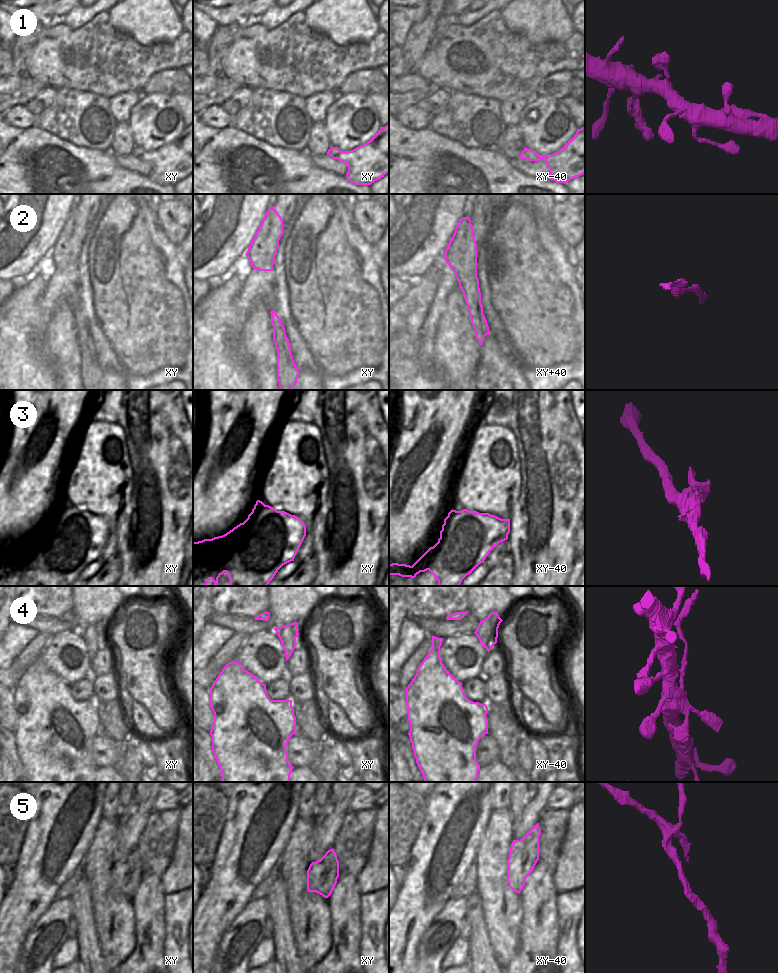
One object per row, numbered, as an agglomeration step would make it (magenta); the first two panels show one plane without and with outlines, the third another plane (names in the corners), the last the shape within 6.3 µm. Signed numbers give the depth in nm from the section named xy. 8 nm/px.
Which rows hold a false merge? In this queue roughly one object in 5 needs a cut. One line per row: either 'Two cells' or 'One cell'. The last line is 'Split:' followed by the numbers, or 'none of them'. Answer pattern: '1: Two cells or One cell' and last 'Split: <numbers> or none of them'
1: One cell
2: One cell
3: One cell
4: Two cells
5: Two cells
Split: 4, 5

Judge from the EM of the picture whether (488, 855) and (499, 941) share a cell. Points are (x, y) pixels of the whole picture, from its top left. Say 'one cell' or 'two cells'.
one cell

